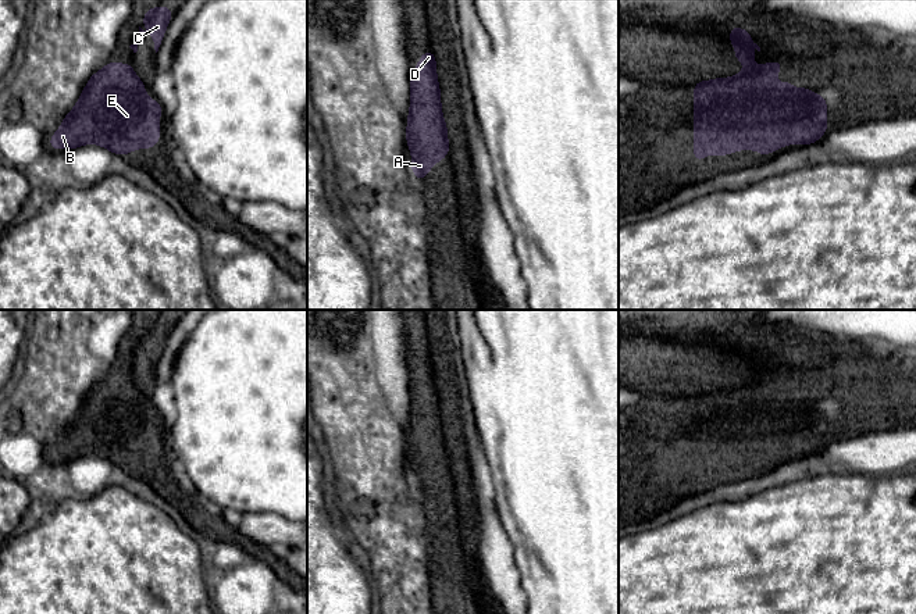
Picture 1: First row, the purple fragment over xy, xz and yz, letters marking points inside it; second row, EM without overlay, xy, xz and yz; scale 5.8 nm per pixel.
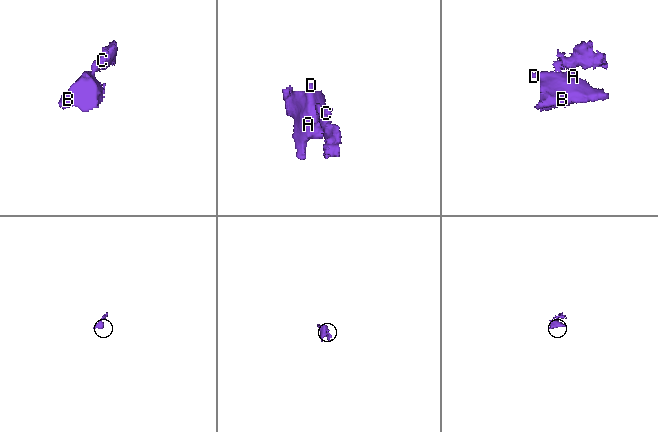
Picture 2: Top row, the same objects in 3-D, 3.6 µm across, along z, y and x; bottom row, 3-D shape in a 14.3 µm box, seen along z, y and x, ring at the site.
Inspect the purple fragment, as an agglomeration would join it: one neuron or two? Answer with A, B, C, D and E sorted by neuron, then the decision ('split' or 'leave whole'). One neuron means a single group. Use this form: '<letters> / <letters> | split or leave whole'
A B D E / C | split

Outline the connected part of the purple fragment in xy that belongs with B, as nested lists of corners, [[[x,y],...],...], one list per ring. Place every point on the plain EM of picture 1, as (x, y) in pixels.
[[[110,372],[88,392],[72,422],[64,426],[61,438],[54,442],[49,457],[72,461],[83,456],[106,458],[117,467],[131,465],[133,460],[153,460],[160,453],[160,424],[164,421],[143,401],[131,375]]]

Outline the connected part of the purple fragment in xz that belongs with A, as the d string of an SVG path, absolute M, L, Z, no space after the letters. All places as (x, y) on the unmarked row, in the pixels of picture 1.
M423 363L421 372L410 385L410 422L407 426L406 450L414 488L421 493L432 481L434 474L441 474L450 464L445 443L441 417L441 401L434 363Z

